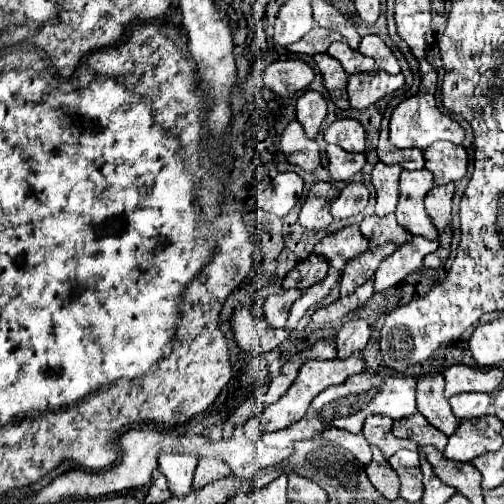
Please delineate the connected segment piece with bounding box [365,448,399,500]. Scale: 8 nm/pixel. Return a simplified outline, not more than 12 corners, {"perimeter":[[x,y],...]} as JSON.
{"perimeter":[[379,448],[367,464],[371,484],[387,498],[399,498],[399,478]]}

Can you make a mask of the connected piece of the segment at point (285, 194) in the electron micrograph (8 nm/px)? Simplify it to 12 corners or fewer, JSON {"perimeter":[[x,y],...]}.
{"perimeter":[[281,172],[257,196],[257,206],[283,218],[297,204],[303,180]]}

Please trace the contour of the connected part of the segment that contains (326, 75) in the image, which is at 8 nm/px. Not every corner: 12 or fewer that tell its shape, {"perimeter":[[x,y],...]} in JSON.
{"perimeter":[[327,54],[313,60],[339,108],[349,108],[347,74]]}

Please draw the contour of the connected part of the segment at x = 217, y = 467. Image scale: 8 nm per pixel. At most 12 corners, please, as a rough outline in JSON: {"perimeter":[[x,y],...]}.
{"perimeter":[[201,458],[193,478],[193,490],[229,476],[225,462]]}

